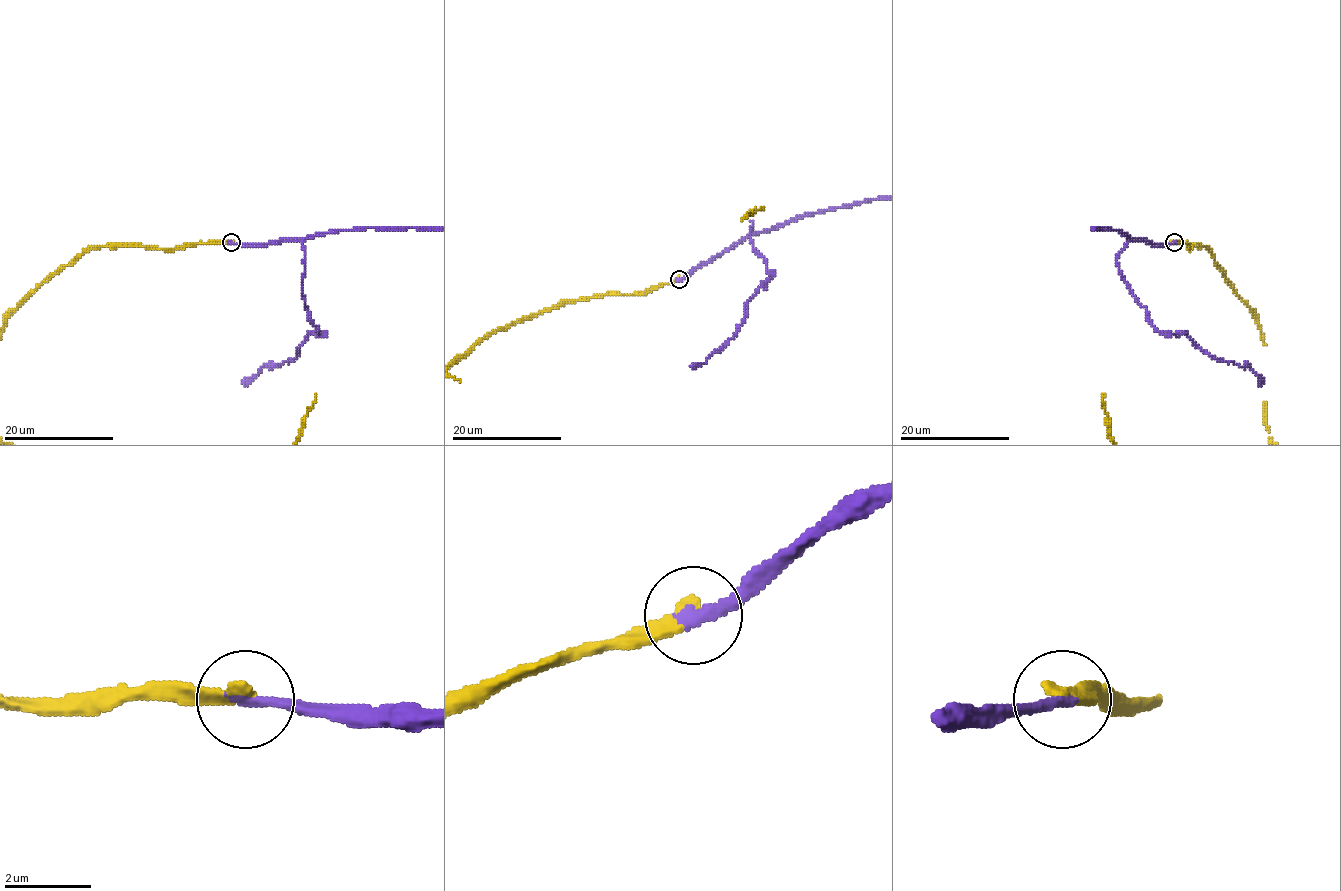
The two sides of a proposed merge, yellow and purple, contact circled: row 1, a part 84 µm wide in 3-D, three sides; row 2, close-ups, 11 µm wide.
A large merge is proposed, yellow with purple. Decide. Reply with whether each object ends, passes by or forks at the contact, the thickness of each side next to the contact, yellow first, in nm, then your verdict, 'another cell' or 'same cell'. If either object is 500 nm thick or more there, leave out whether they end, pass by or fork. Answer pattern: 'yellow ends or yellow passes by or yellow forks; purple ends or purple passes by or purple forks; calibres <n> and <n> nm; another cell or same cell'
yellow ends; purple ends; calibres 280 and 300 nm; same cell

